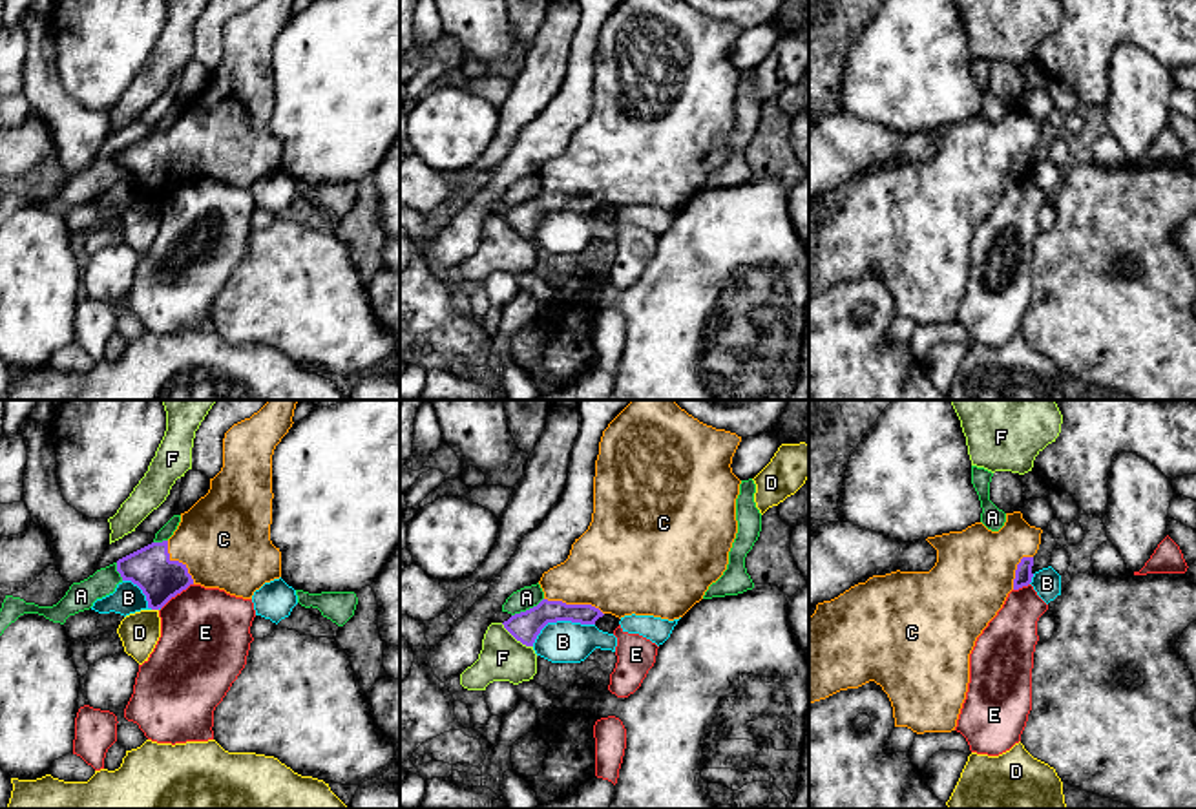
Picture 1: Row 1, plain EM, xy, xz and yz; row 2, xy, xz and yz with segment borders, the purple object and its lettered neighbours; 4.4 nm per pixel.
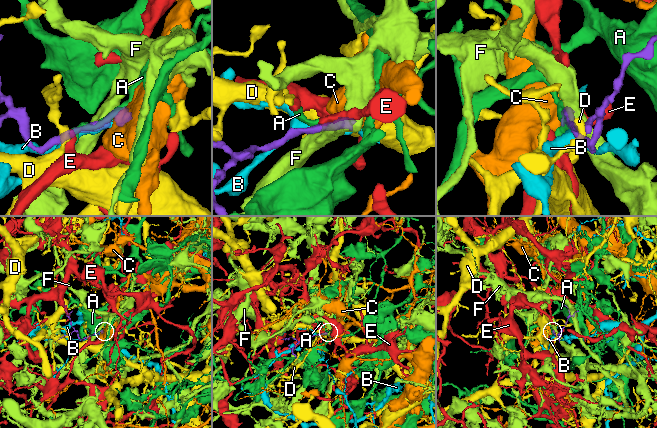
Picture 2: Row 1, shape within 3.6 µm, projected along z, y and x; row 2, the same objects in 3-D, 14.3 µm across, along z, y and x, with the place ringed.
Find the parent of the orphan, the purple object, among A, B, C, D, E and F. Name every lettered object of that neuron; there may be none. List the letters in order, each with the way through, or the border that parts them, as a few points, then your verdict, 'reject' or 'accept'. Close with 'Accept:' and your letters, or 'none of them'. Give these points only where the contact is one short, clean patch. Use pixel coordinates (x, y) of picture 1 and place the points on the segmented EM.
A: reject
B: reject
C: way xz (524, 627), (557, 605), (574, 605), (616, 567); accept
D: reject
E: border xy (192, 583), (161, 609); reject
F: reject
Accept: C

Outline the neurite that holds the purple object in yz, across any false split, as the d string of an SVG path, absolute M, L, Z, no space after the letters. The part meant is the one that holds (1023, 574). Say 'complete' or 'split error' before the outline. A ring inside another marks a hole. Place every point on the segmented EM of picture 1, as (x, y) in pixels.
split error; M1013 511L1006 513L999 531L975 522L962 531L928 537L937 550L929 572L873 575L838 597L818 603L809 617L809 705L875 681L891 701L895 727L917 734L955 730L968 692L975 641L1008 594L1032 583L1041 533L1021 511Z

